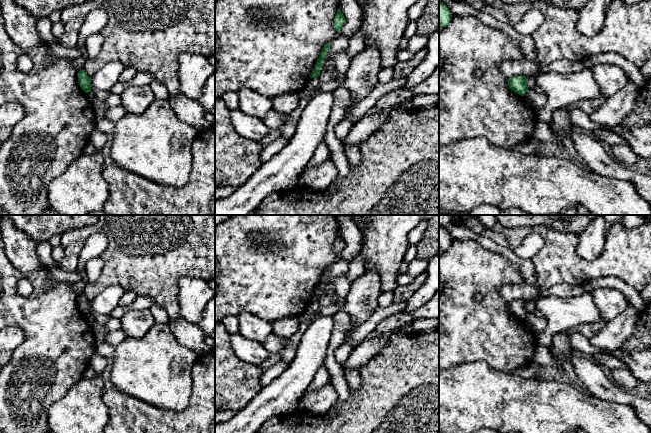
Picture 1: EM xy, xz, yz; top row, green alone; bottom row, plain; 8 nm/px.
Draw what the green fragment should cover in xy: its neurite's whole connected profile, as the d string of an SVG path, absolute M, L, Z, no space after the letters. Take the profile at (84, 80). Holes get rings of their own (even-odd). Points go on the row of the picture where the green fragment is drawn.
M83 69L78 72L78 83L85 93L91 92L91 77Z

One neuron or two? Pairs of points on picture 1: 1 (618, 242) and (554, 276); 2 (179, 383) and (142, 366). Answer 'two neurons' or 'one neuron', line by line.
1: one neuron
2: one neuron

